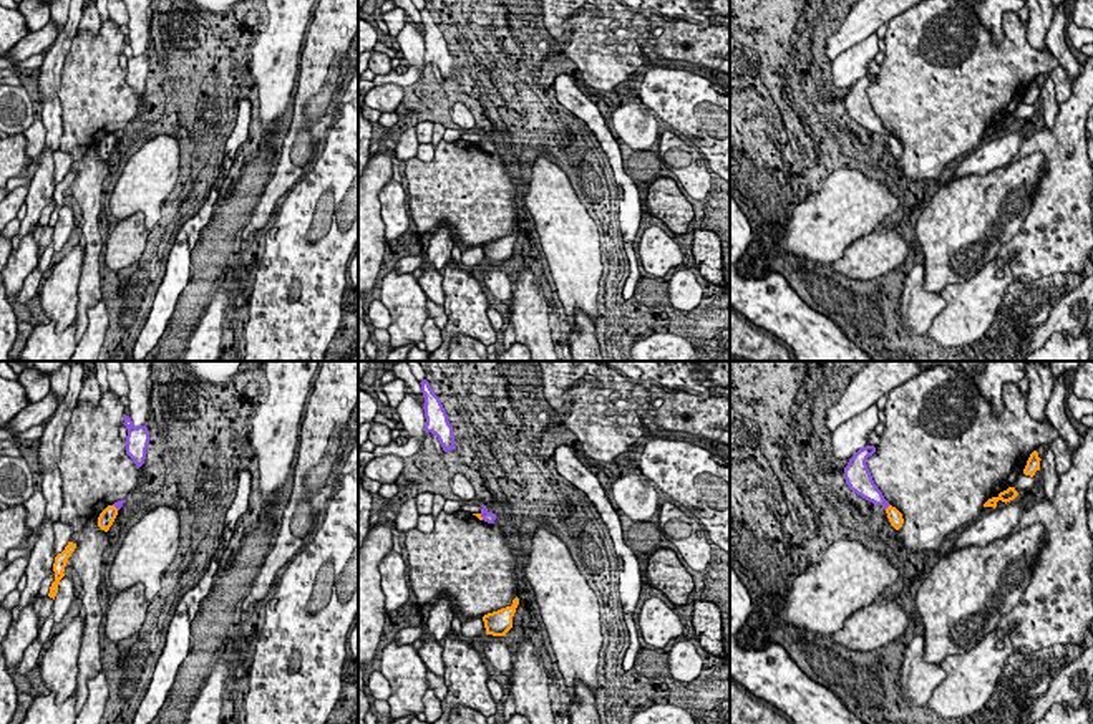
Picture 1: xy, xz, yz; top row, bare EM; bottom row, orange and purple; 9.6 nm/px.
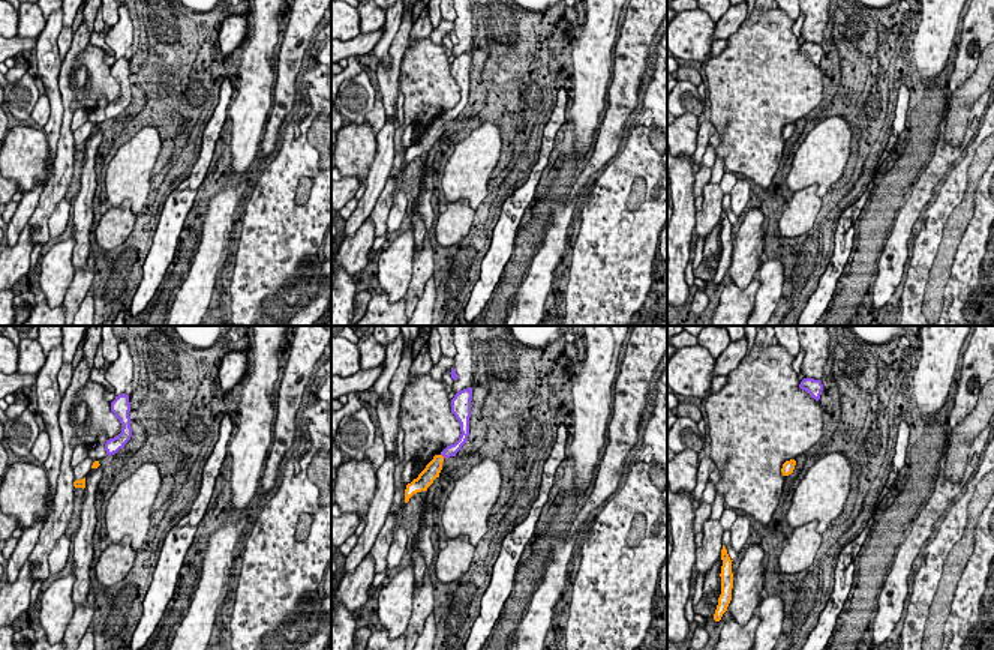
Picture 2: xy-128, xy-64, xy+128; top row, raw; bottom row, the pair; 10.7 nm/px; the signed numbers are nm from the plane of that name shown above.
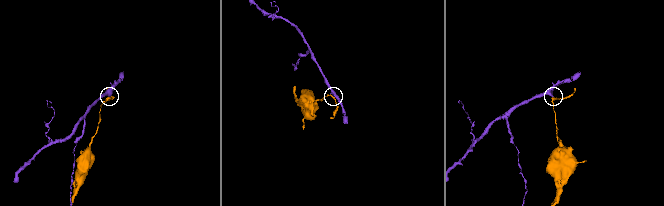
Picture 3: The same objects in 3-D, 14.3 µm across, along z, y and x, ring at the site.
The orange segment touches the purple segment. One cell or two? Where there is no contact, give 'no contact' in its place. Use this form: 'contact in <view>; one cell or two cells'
contact in yz; two cells

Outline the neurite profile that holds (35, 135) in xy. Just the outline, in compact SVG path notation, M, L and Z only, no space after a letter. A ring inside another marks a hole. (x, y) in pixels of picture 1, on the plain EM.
M35 119L35 123L25 129L23 133L25 139L27 139L27 156L28 157L36 157L46 142L46 129L43 126L41 119Z

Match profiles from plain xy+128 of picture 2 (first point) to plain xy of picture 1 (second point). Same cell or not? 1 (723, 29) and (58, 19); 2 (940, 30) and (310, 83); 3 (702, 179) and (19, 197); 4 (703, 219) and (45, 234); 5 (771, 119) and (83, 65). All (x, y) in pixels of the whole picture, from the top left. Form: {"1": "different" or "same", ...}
{"1": "different", "2": "different", "3": "same", "4": "different", "5": "same"}

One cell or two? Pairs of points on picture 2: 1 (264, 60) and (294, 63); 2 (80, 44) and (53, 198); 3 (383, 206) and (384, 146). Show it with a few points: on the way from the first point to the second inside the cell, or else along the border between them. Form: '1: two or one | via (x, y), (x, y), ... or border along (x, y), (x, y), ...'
1: two | border along (278, 60), (275, 71)
2: one | via (65, 83), (66, 140), (63, 159)
3: two | border along (395, 156), (392, 173), (368, 216)

